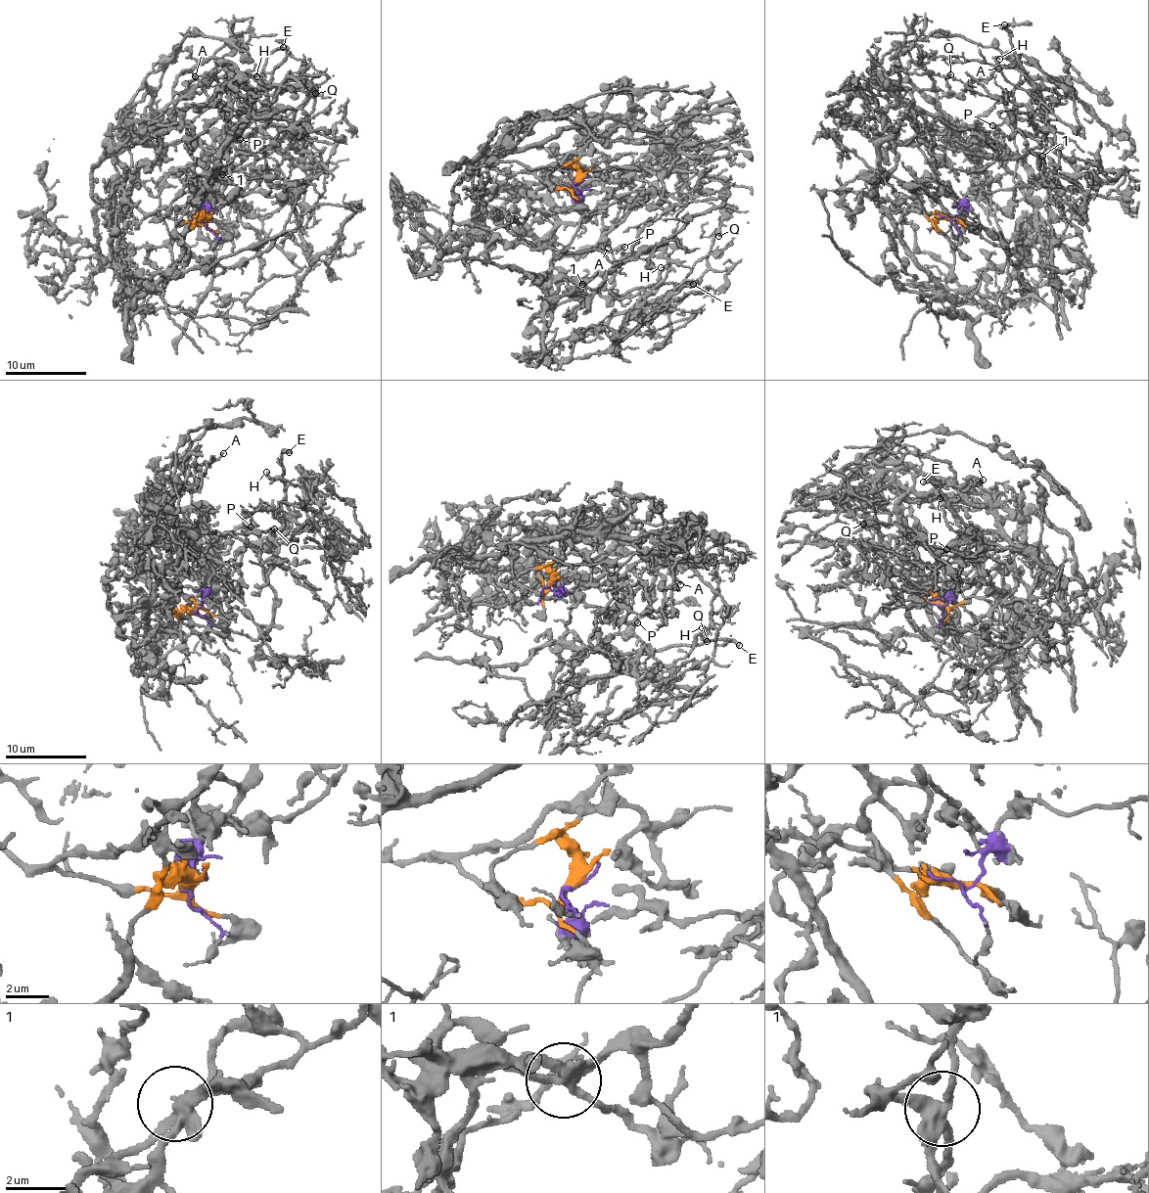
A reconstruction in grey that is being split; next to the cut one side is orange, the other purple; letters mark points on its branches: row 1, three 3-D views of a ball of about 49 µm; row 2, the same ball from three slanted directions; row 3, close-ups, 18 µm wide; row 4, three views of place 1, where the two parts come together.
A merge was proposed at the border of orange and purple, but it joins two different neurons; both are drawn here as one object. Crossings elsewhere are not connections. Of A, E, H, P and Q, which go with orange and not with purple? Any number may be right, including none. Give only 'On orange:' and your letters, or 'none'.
On orange: A, H, P, Q

